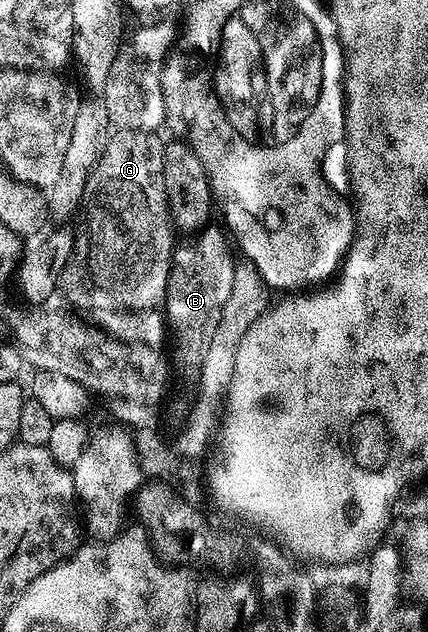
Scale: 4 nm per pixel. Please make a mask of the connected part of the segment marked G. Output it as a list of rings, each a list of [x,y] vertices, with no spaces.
[[[117,130],[111,136],[106,149],[101,153],[100,159],[94,165],[90,177],[84,186],[84,201],[82,204],[82,215],[84,211],[84,228],[76,235],[76,244],[72,247],[72,255],[64,266],[60,275],[59,290],[76,307],[81,307],[84,313],[91,313],[94,308],[110,309],[114,311],[150,311],[157,309],[163,304],[164,298],[168,296],[168,282],[172,276],[172,256],[178,246],[177,232],[174,230],[172,221],[172,210],[168,208],[168,194],[164,184],[164,149],[165,140],[160,140],[159,134],[151,131],[121,131]]]

